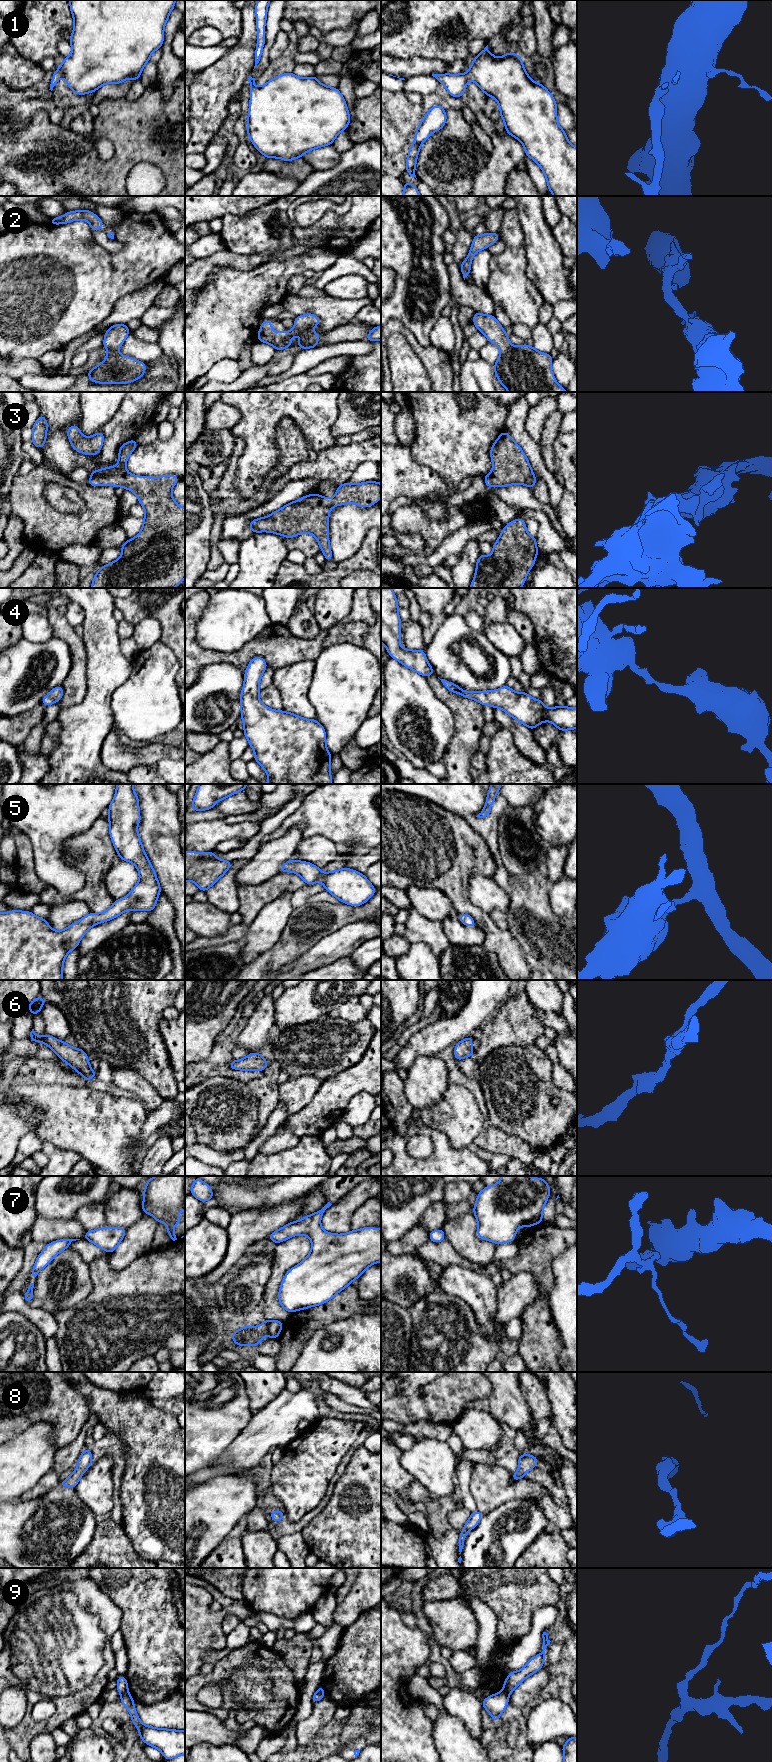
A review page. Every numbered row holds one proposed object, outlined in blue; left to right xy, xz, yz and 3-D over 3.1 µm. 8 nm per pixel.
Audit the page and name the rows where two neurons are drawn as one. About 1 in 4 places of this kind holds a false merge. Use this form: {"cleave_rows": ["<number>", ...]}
{"cleave_rows": ["9"]}

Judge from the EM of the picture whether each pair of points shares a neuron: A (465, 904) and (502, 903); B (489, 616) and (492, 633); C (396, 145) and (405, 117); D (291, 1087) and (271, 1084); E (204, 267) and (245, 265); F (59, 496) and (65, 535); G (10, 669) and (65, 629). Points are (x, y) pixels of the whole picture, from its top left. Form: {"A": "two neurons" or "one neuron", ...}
{"A": "two neurons", "B": "two neurons", "C": "one neuron", "D": "two neurons", "E": "one neuron", "F": "two neurons", "G": "two neurons"}

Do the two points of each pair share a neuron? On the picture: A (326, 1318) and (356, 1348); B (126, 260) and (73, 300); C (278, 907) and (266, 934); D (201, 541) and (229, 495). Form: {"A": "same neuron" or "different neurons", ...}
{"A": "different neurons", "B": "same neuron", "C": "same neuron", "D": "different neurons"}

